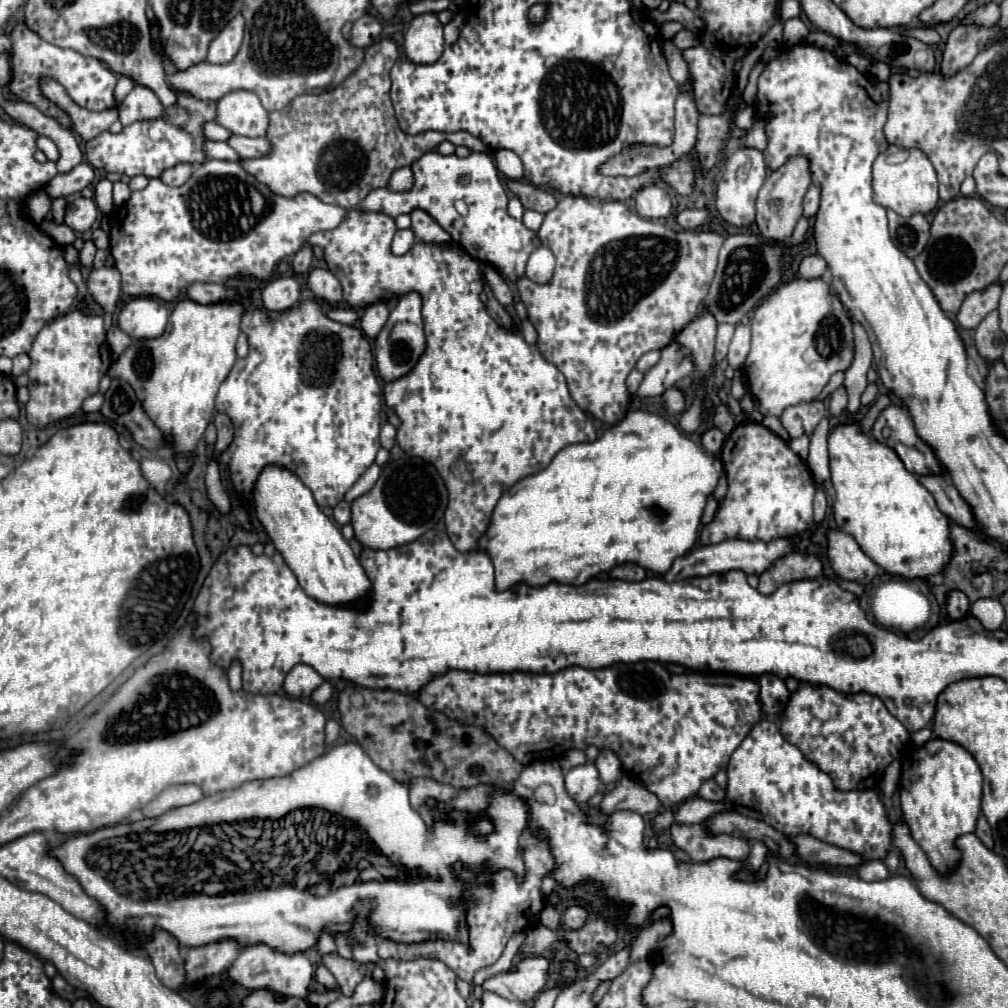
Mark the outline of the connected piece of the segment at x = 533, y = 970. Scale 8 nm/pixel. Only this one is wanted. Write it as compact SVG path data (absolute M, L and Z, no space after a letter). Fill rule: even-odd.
M520 954L520 962L508 972L500 972L488 978L482 988L498 992L508 1000L532 1000L550 978L550 960L534 954Z

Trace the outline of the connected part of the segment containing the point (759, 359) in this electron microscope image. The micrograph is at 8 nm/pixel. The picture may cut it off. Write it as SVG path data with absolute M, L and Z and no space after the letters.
M796 278L774 290L756 308L752 318L752 350L742 370L758 410L764 416L780 416L790 404L818 398L830 376L846 370L852 358L852 322L832 288L822 278Z

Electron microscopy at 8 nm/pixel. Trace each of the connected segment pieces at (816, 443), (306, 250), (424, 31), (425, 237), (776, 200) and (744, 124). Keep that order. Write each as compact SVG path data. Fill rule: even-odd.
M824 418L818 424L818 428L814 430L814 434L810 436L810 452L808 452L806 465L810 468L810 473L818 484L822 484L824 480L830 478L828 432L830 432L830 424Z
M306 244L302 250L296 252L296 256L292 260L292 270L294 270L294 274L304 274L310 270L310 264L312 264L312 248Z
M420 14L404 34L404 52L416 64L434 64L444 50L442 24L436 14Z
M414 210L410 214L412 218L412 232L420 242L426 244L440 244L440 246L452 246L452 236L436 222L432 220L426 212L422 210Z
M790 156L778 170L774 170L766 178L756 200L756 224L762 238L766 238L768 242L782 242L784 238L792 236L792 230L802 216L802 200L810 184L810 160L806 156Z
M746 106L746 108L742 108L740 112L738 112L738 116L736 116L736 128L740 128L740 130L750 130L752 128L752 124L754 124L754 120L756 120L756 116L754 116L754 108L752 106Z

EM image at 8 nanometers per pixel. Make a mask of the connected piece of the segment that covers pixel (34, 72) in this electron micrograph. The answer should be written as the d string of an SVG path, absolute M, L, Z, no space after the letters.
M20 22L14 28L10 38L12 38L12 58L10 58L10 62L12 62L12 82L10 82L10 90L18 98L42 108L42 112L46 112L46 116L54 116L64 128L72 128L66 112L58 112L58 108L54 108L54 104L50 100L46 100L42 96L42 92L38 92L38 80L42 76L50 76L50 78L58 80L66 88L66 92L70 92L70 98L76 104L82 104L84 108L90 108L90 110L96 110L96 112L106 110L106 108L114 108L116 74L110 72L100 60L82 56L74 50L54 46L54 44L42 40L38 34L30 32L24 22Z

